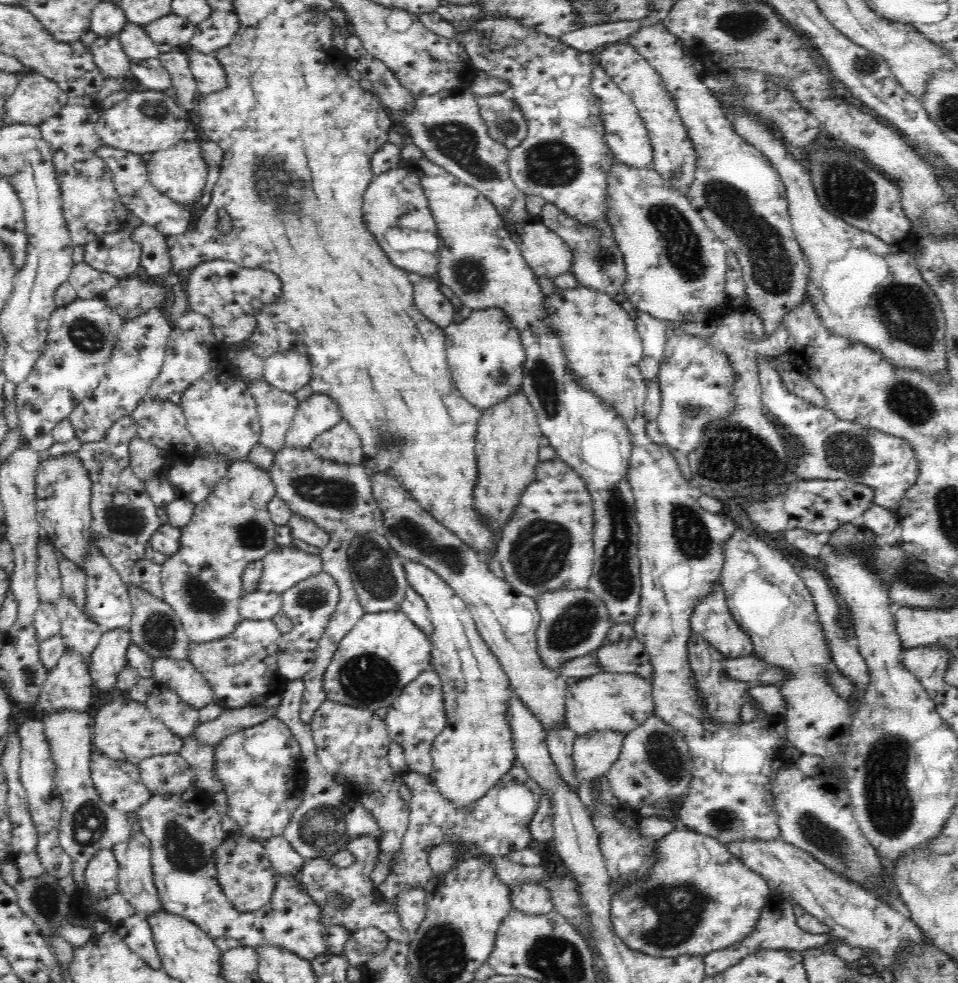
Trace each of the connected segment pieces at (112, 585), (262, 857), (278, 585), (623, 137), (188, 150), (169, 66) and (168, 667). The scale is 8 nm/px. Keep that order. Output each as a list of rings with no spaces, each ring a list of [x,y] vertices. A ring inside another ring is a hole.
[[[94,538],[92,539],[93,543],[90,544],[90,551],[87,552],[85,561],[81,566],[87,574],[85,578],[85,613],[92,621],[100,625],[102,632],[128,626],[131,623],[133,608],[126,584],[112,566],[112,563],[108,561],[108,558],[94,544]]]
[[[234,834],[225,837],[216,854],[218,883],[236,910],[255,911],[270,902],[276,889],[276,872],[266,856],[264,844],[252,842],[244,834]]]
[[[295,543],[278,547],[263,558],[263,572],[256,582],[256,591],[275,592],[279,595],[298,582],[322,572],[320,550],[308,549]]]
[[[593,58],[593,73],[590,80],[592,93],[598,97],[600,103],[601,118],[604,119],[604,139],[611,150],[615,160],[628,167],[652,168],[653,147],[648,135],[643,118],[640,116],[636,105],[630,96],[623,93],[618,85],[608,76],[604,68],[600,66],[598,58]]]
[[[182,139],[178,144],[153,152],[147,163],[147,173],[154,188],[163,195],[182,204],[192,203],[200,200],[203,195],[202,190],[206,186],[206,176],[208,176],[208,165],[202,157],[200,139]]]
[[[174,51],[160,53],[158,60],[171,76],[172,93],[177,103],[189,112],[197,105],[197,84],[190,69],[189,58],[182,51]]]
[[[156,658],[153,660],[153,676],[156,683],[166,684],[195,709],[217,703],[208,679],[189,660]]]

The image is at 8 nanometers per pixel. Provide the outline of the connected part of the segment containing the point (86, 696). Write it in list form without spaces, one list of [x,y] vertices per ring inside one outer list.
[[[65,650],[56,668],[47,674],[45,685],[38,695],[38,708],[42,714],[58,710],[84,712],[92,704],[95,686],[89,665],[77,652]]]

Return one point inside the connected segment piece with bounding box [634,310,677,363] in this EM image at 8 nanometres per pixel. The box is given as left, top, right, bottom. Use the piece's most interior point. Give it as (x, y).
(654, 333)

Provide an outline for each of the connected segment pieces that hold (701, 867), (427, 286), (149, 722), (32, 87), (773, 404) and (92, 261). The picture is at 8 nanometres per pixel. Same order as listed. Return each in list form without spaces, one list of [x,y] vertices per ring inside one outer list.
[[[678,826],[660,840],[657,840],[655,855],[657,856],[656,860],[652,863],[651,869],[645,874],[646,876],[630,882],[628,886],[622,886],[618,892],[611,894],[611,921],[615,933],[628,948],[643,952],[648,956],[670,958],[680,955],[707,955],[709,952],[736,944],[754,928],[761,915],[762,907],[773,898],[772,892],[768,889],[768,882],[764,881],[757,872],[750,870],[739,858],[731,854],[726,845],[718,842],[713,836],[706,836]]]
[[[437,276],[422,277],[424,280],[414,286],[414,300],[418,310],[432,320],[436,326],[446,329],[452,324],[456,308],[440,291],[441,284]]]
[[[116,693],[108,699],[93,718],[93,747],[111,760],[139,765],[146,758],[180,753],[183,738],[174,734],[159,719],[150,714],[146,703],[134,701],[127,694]]]
[[[30,72],[20,80],[4,110],[10,123],[38,125],[67,105],[68,95],[53,80]]]
[[[766,355],[757,356],[757,367],[764,409],[792,438],[798,440],[802,450],[802,453],[794,454],[791,471],[802,480],[842,479],[872,487],[874,504],[894,511],[900,526],[897,516],[899,502],[918,480],[918,459],[910,443],[902,437],[842,420],[825,407],[813,407],[796,393],[788,391],[778,369],[768,363]]]
[[[129,226],[83,245],[85,264],[118,278],[136,274],[141,261],[141,247],[131,237],[131,232]]]

